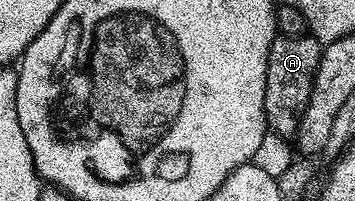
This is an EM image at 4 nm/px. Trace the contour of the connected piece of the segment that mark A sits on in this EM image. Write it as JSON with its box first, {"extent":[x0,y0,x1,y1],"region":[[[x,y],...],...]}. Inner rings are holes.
{"extent":[264,34,324,138],"region":[[[311,34],[275,35],[272,46],[268,50],[264,82],[264,114],[269,131],[287,138],[297,137],[298,127],[304,118],[304,110],[308,106],[308,98],[312,94],[312,82],[320,66],[323,47],[324,44]]]}

